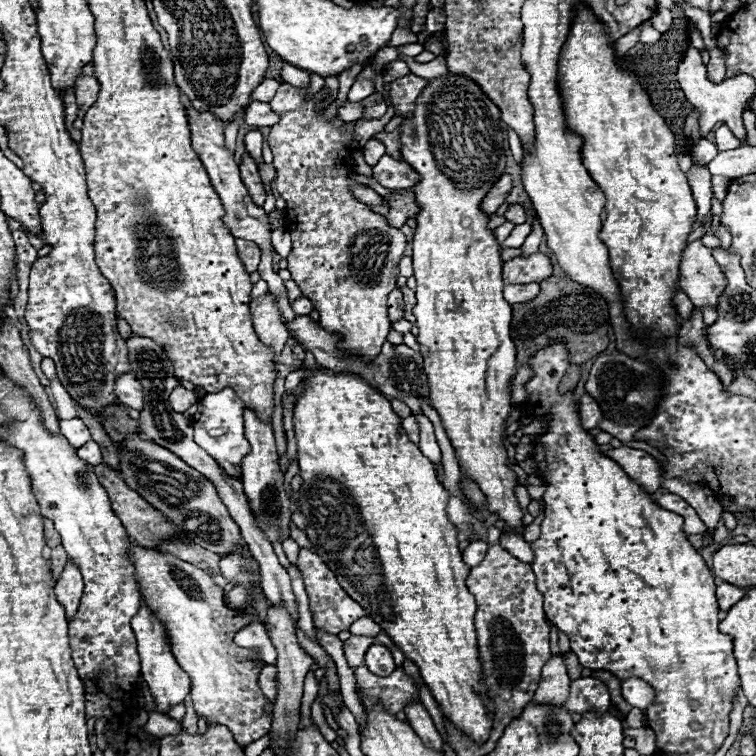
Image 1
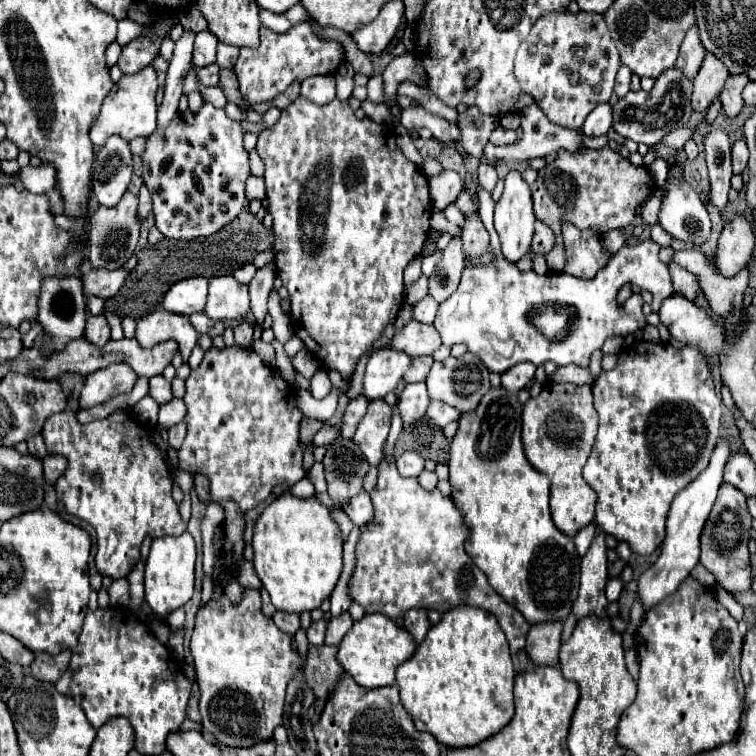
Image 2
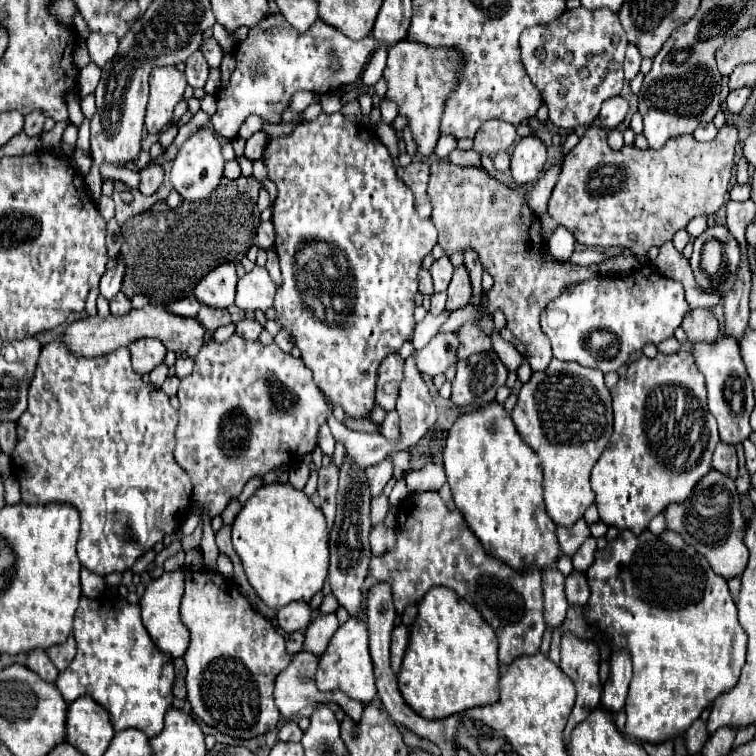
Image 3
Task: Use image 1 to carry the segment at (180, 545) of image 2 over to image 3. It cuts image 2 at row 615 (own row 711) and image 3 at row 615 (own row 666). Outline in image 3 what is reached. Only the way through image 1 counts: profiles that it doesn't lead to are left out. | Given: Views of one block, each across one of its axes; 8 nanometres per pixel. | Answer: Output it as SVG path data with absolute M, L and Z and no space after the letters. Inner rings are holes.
M176 570L176 572L164 572L160 578L152 580L146 586L146 592L142 596L140 608L142 608L142 622L150 634L150 638L154 640L154 644L170 654L172 658L180 658L184 656L188 642L190 642L190 632L188 628L182 624L180 618L180 600L182 600L182 592L184 592L184 572Z

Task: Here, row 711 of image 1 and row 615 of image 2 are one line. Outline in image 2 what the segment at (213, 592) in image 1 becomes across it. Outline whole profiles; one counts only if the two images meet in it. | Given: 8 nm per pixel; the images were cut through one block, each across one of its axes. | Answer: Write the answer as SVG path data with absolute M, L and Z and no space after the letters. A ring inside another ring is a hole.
M246 588L242 594L242 600L238 604L228 602L226 598L222 598L220 602L210 600L206 604L200 606L198 614L196 614L196 626L190 638L190 652L194 658L194 668L196 668L196 678L198 678L198 686L200 686L200 714L202 714L202 726L224 746L232 746L232 748L246 748L246 746L254 746L258 740L268 740L272 738L272 732L276 726L282 724L282 716L284 716L284 696L286 696L286 686L290 684L290 680L300 672L302 668L302 658L298 656L298 652L292 648L292 636L282 632L272 618L266 618L260 610L260 592L254 588Z

